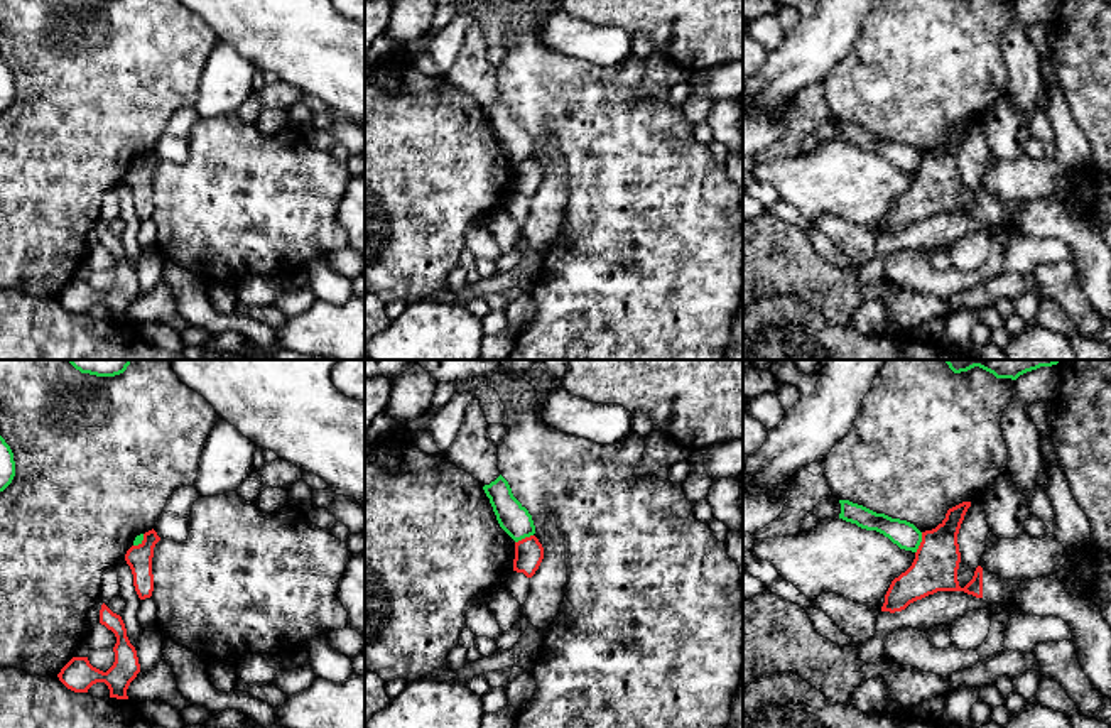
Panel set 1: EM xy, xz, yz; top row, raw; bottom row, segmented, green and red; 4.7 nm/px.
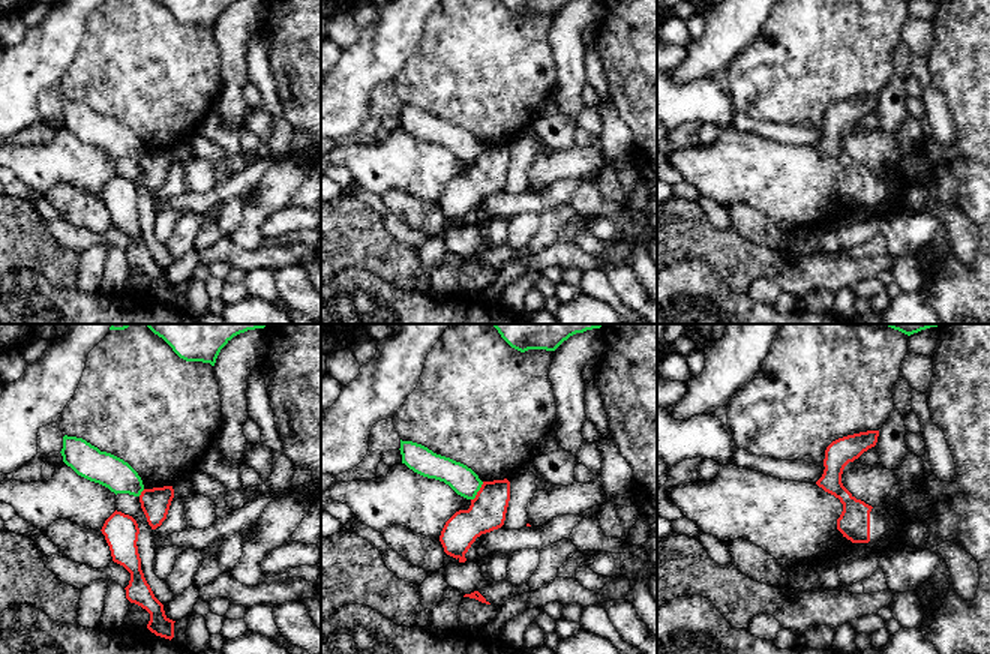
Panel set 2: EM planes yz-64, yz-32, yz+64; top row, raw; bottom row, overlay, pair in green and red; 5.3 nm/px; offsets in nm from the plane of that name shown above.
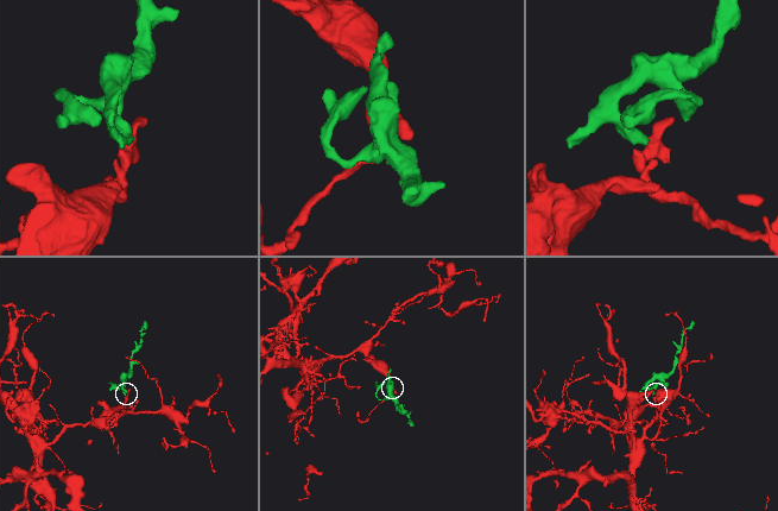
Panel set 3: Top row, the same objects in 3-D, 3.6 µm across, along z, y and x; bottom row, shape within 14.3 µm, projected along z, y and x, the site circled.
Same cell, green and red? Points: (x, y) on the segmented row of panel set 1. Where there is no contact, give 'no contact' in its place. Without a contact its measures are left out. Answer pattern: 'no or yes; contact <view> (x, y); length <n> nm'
no; contact yz (921, 541); length 110 nm

